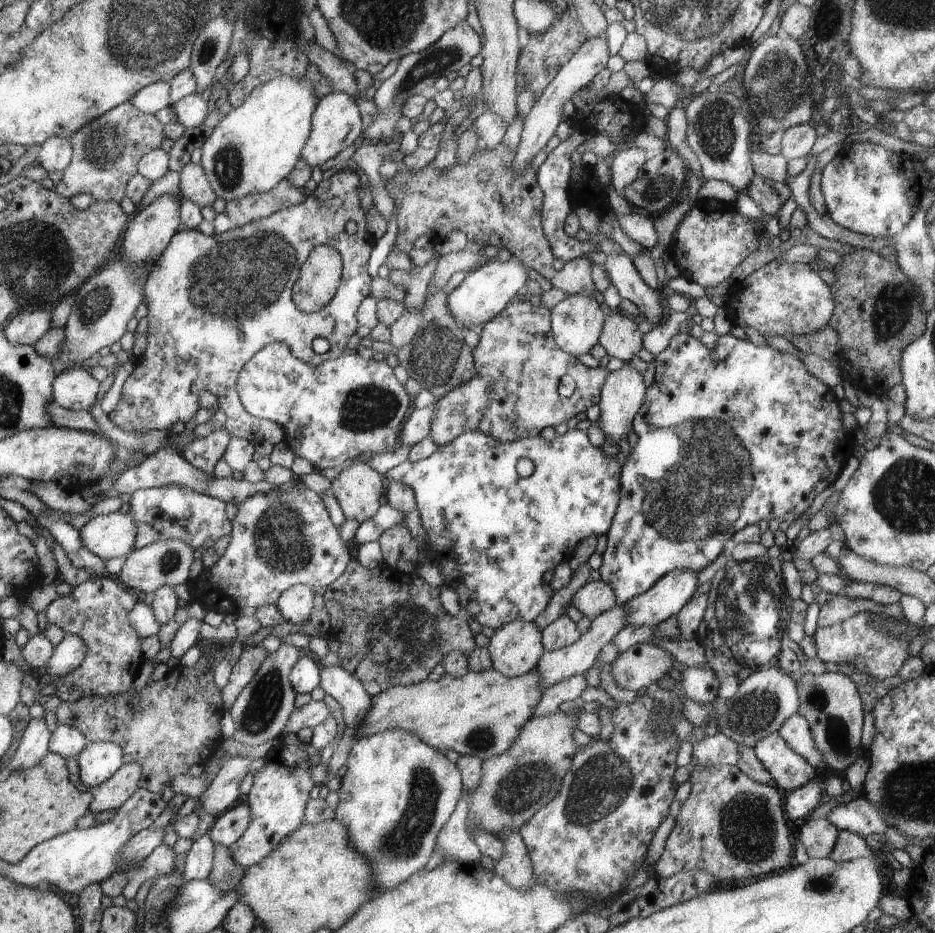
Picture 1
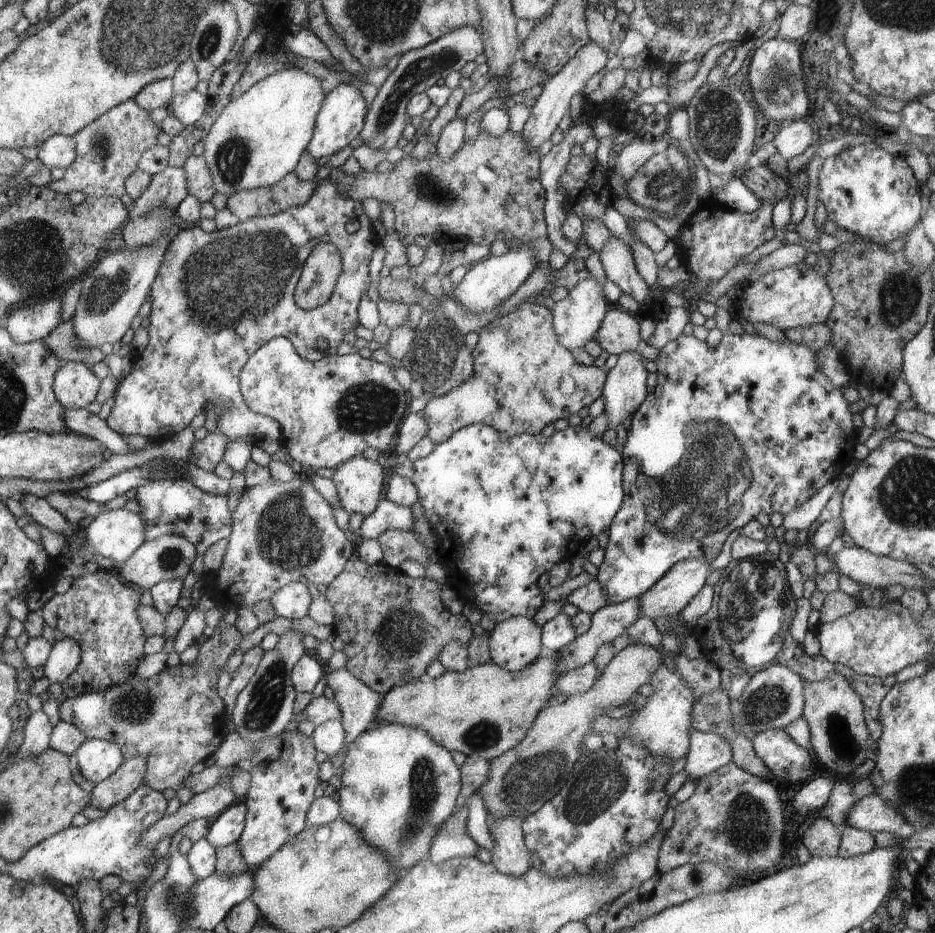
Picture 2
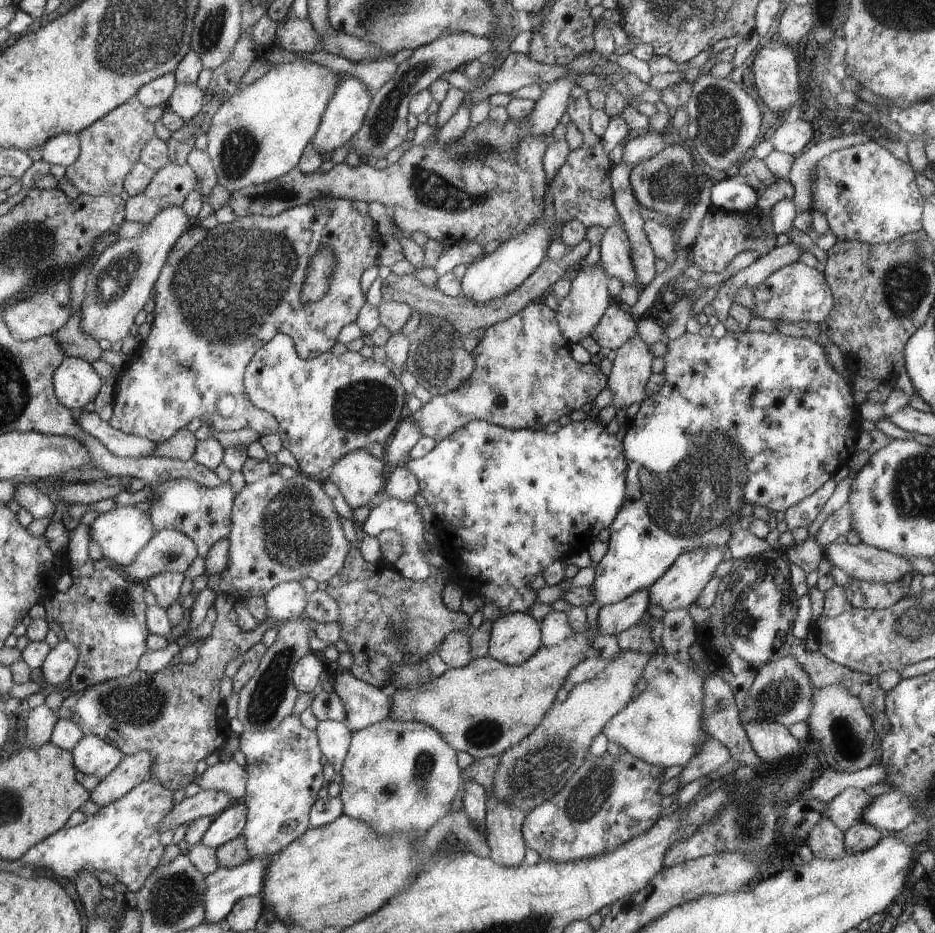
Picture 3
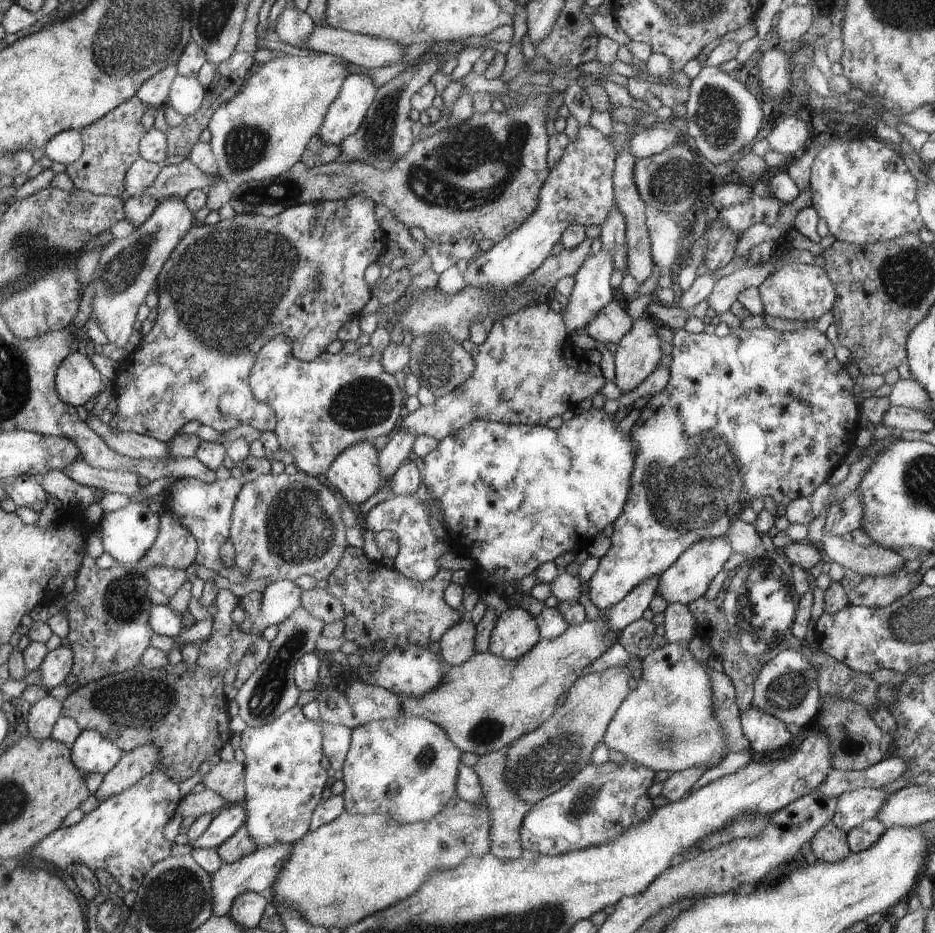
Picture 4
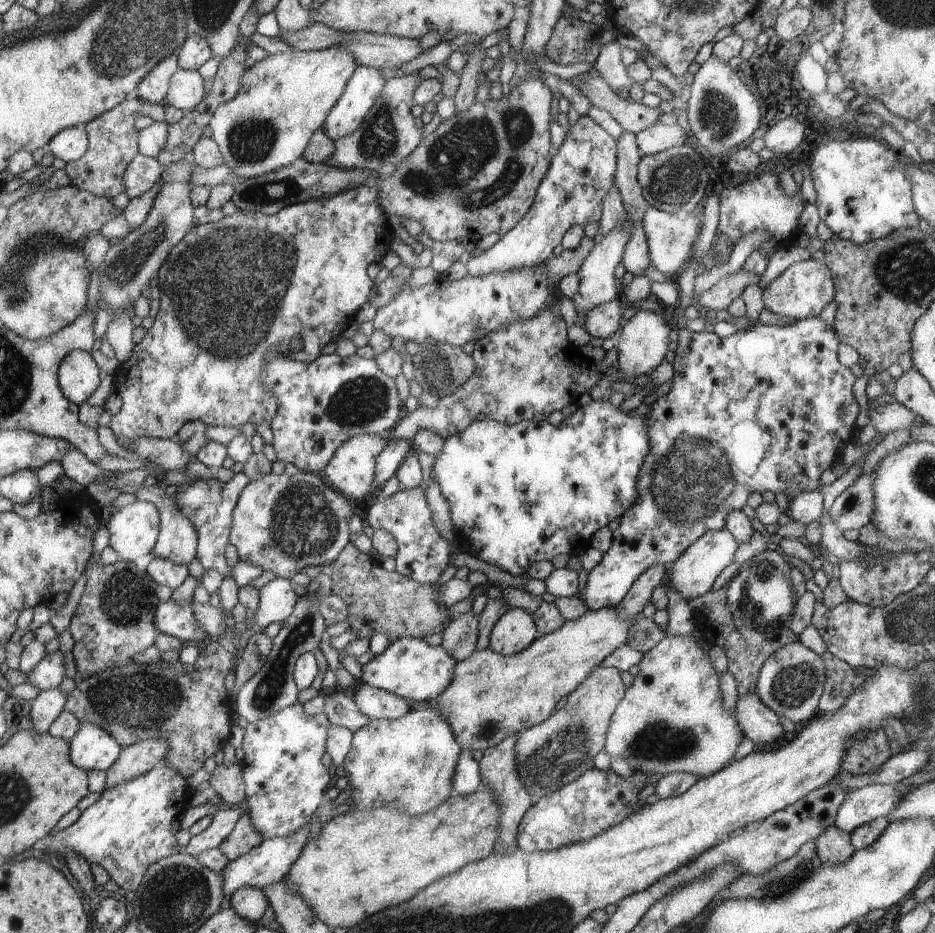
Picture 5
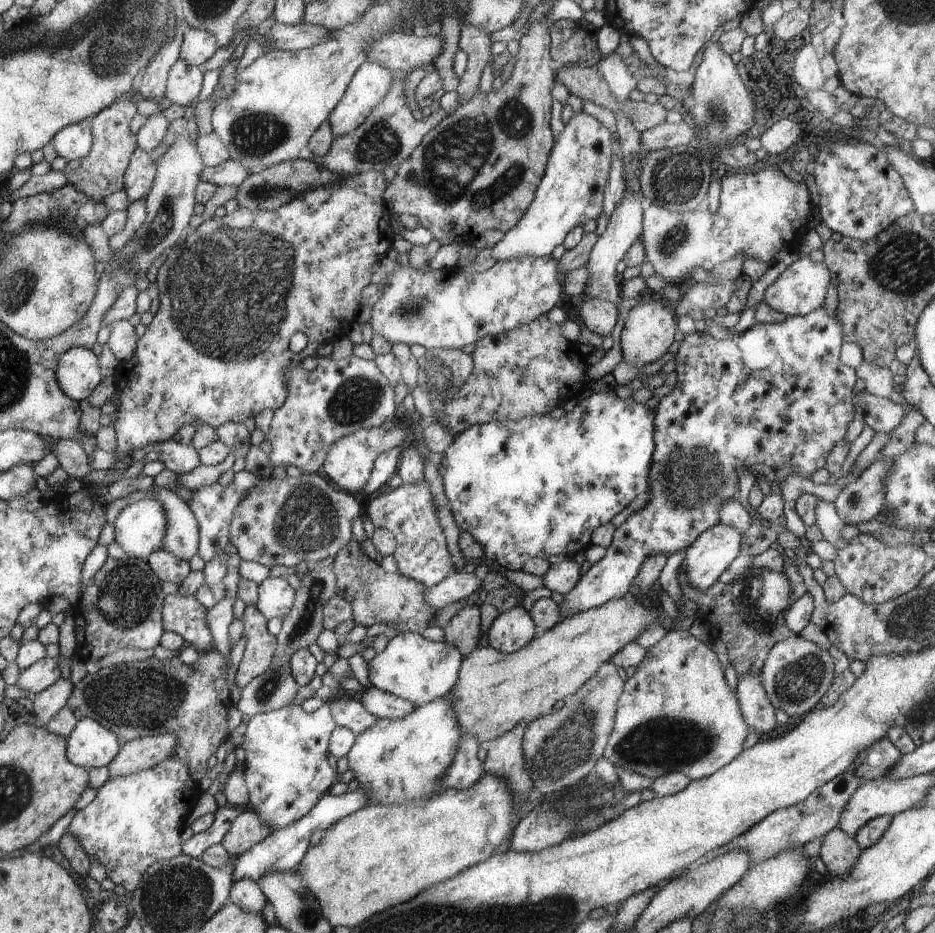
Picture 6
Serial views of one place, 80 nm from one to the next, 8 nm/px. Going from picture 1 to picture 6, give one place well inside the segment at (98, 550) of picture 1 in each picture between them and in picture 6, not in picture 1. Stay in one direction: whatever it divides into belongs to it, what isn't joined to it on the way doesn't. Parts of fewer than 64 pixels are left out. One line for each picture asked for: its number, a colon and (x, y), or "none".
2: (116, 534)
3: (122, 533)
4: (127, 534)
5: (134, 529)
6: (140, 527)

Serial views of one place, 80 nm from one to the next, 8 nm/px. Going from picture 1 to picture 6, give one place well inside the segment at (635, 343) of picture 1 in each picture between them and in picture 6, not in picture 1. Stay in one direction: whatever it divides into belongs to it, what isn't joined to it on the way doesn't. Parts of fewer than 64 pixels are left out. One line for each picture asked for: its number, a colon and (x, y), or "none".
2: (619, 333)
3: (617, 327)
4: (612, 323)
5: (604, 320)
6: (599, 316)

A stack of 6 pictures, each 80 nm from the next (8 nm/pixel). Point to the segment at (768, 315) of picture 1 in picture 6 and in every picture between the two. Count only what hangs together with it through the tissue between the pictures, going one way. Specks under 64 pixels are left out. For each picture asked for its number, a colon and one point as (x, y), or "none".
2: (796, 296)
3: (794, 293)
4: (803, 292)
5: (803, 290)
6: (802, 287)

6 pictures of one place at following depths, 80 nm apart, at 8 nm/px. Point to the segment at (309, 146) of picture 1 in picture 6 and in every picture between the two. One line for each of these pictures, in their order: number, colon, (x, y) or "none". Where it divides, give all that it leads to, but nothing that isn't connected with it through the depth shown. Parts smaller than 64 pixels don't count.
2: (341, 119)
3: (344, 116)
4: (347, 113)
5: (361, 93)
6: (370, 84)

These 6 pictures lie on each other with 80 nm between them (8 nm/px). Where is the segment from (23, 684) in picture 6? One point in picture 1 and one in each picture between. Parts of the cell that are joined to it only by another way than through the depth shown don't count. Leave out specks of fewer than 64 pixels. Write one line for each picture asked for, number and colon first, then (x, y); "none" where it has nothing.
1: (68, 655)
2: (65, 655)
3: (61, 660)
4: (57, 664)
5: (49, 672)

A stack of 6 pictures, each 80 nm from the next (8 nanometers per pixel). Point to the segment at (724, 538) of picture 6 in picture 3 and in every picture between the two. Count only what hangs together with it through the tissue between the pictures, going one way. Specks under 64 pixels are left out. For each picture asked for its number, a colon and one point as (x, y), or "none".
3: (680, 586)
4: (688, 580)
5: (693, 575)

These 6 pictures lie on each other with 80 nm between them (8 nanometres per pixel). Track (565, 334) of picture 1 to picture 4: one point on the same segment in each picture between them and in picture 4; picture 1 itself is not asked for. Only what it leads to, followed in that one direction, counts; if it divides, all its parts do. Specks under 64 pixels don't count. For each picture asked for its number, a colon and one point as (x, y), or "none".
2: (577, 318)
3: (588, 299)
4: (592, 291)

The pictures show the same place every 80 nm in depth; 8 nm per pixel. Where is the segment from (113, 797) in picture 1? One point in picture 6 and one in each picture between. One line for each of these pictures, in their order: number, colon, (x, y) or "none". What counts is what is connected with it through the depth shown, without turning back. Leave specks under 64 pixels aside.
2: (131, 775)
3: (134, 769)
4: (134, 765)
5: (137, 759)
6: (140, 754)

